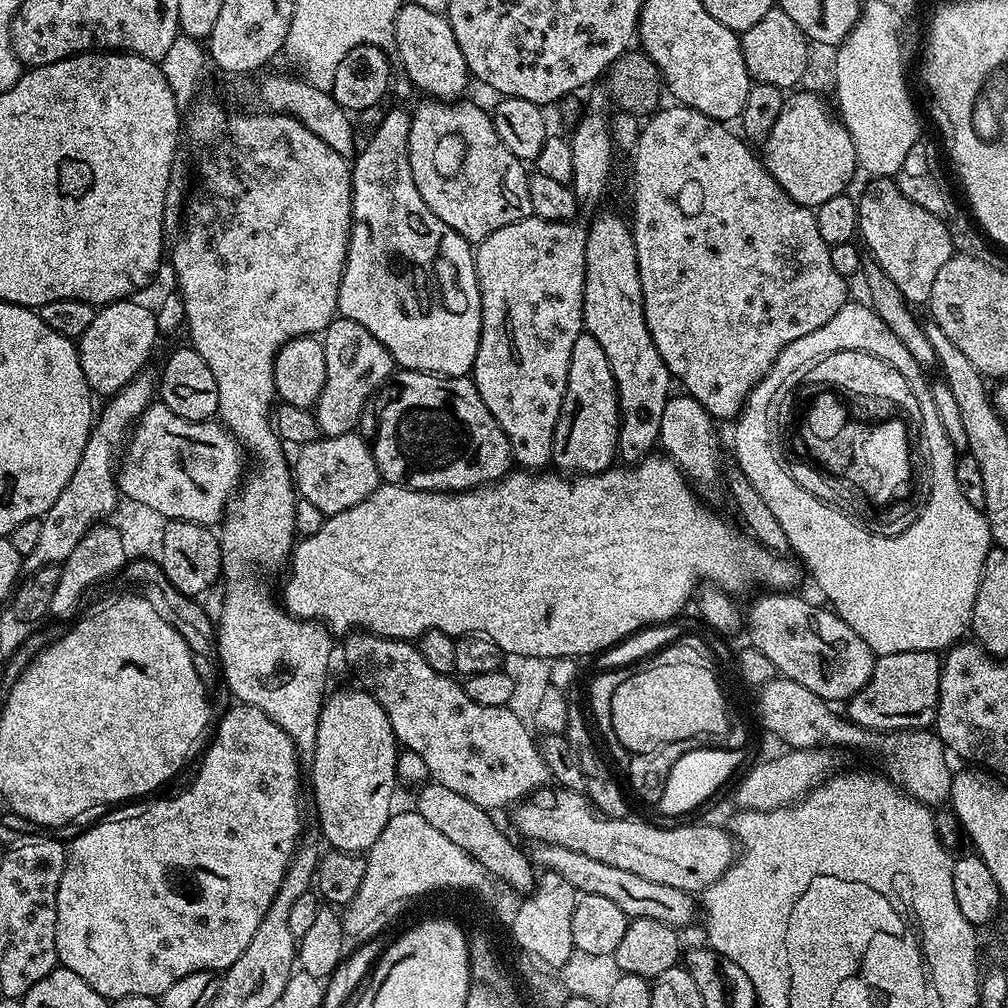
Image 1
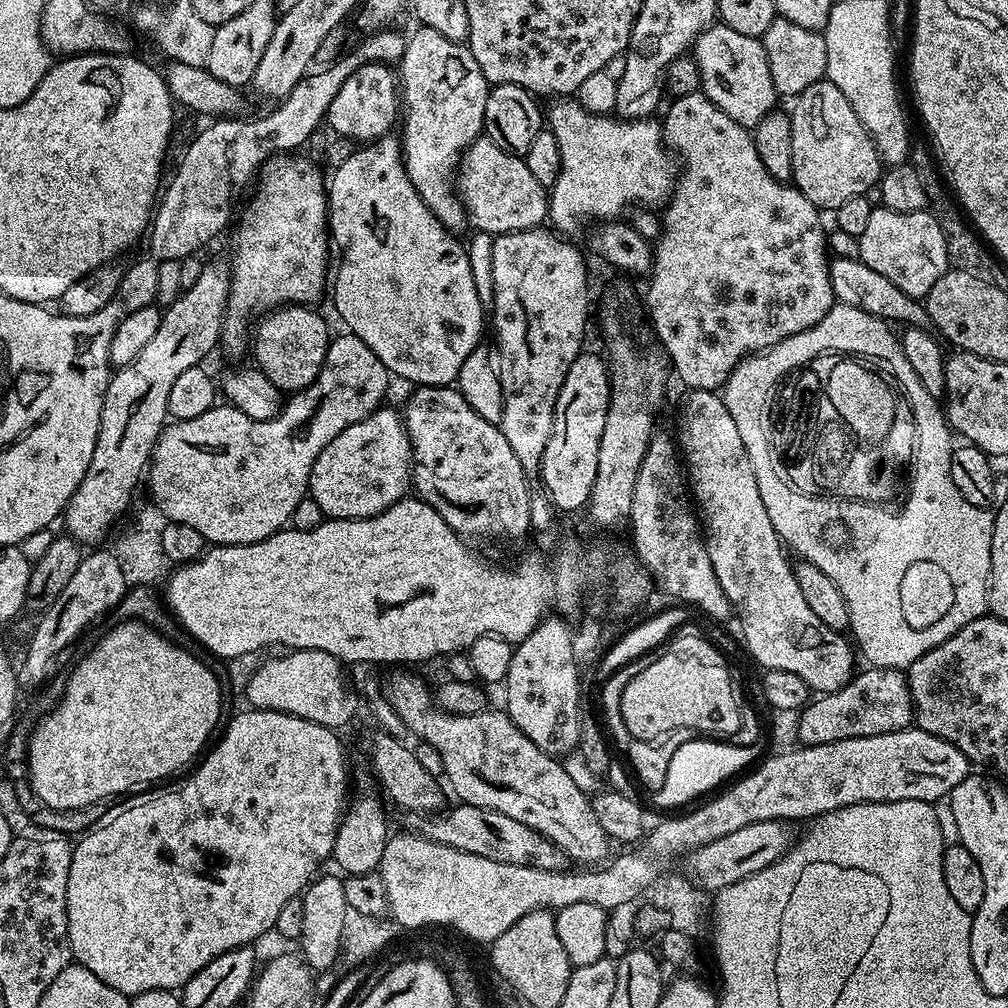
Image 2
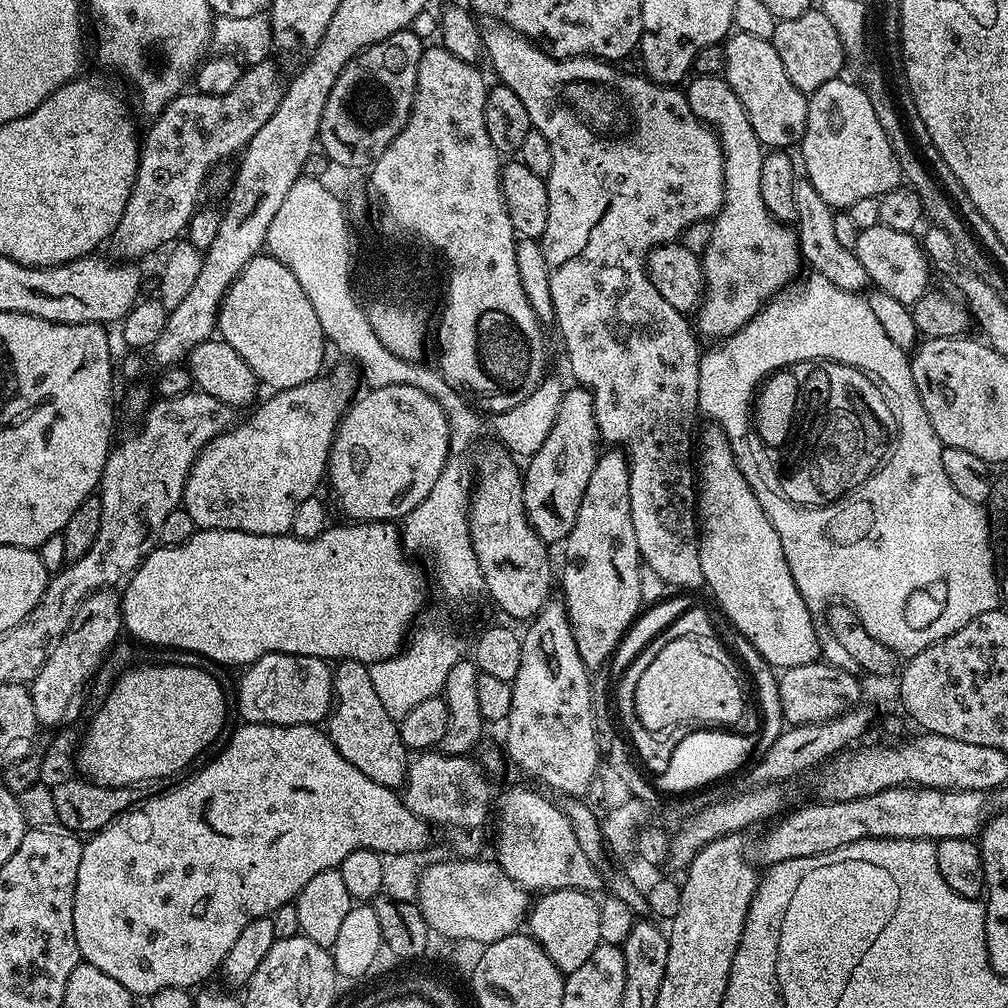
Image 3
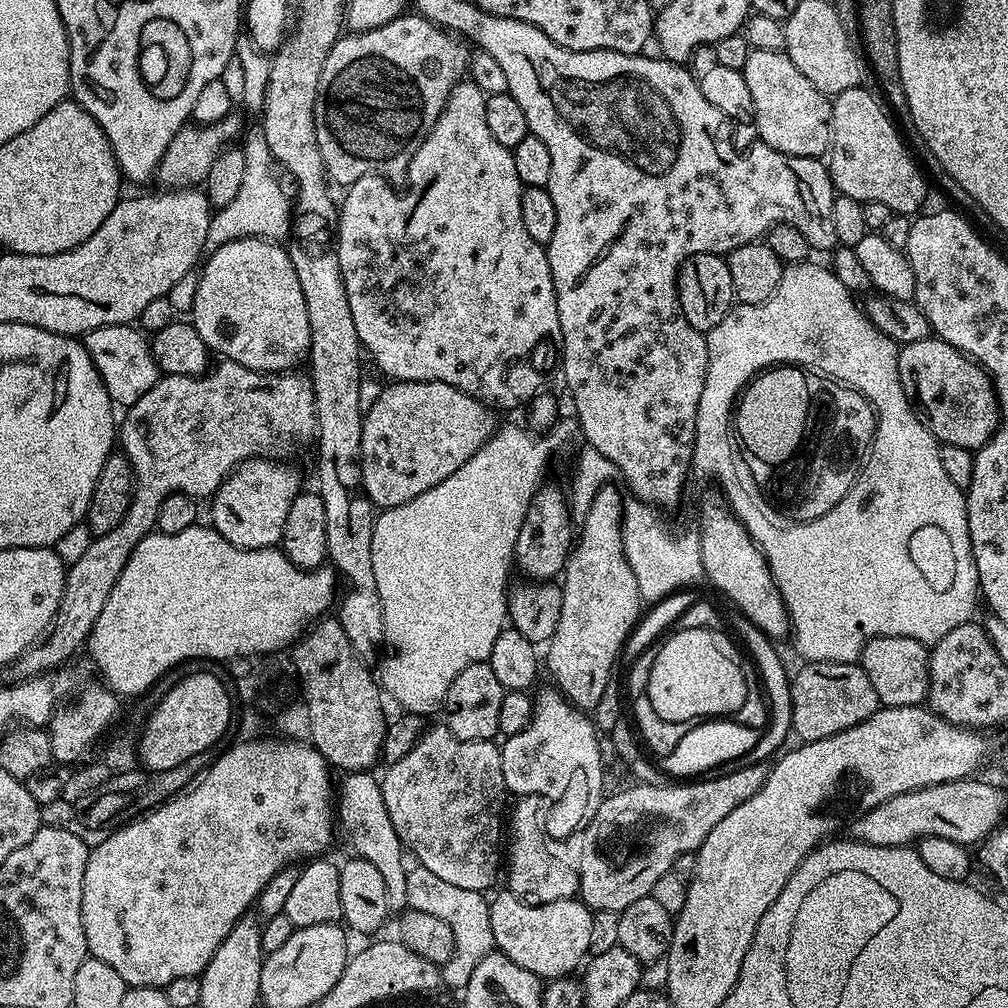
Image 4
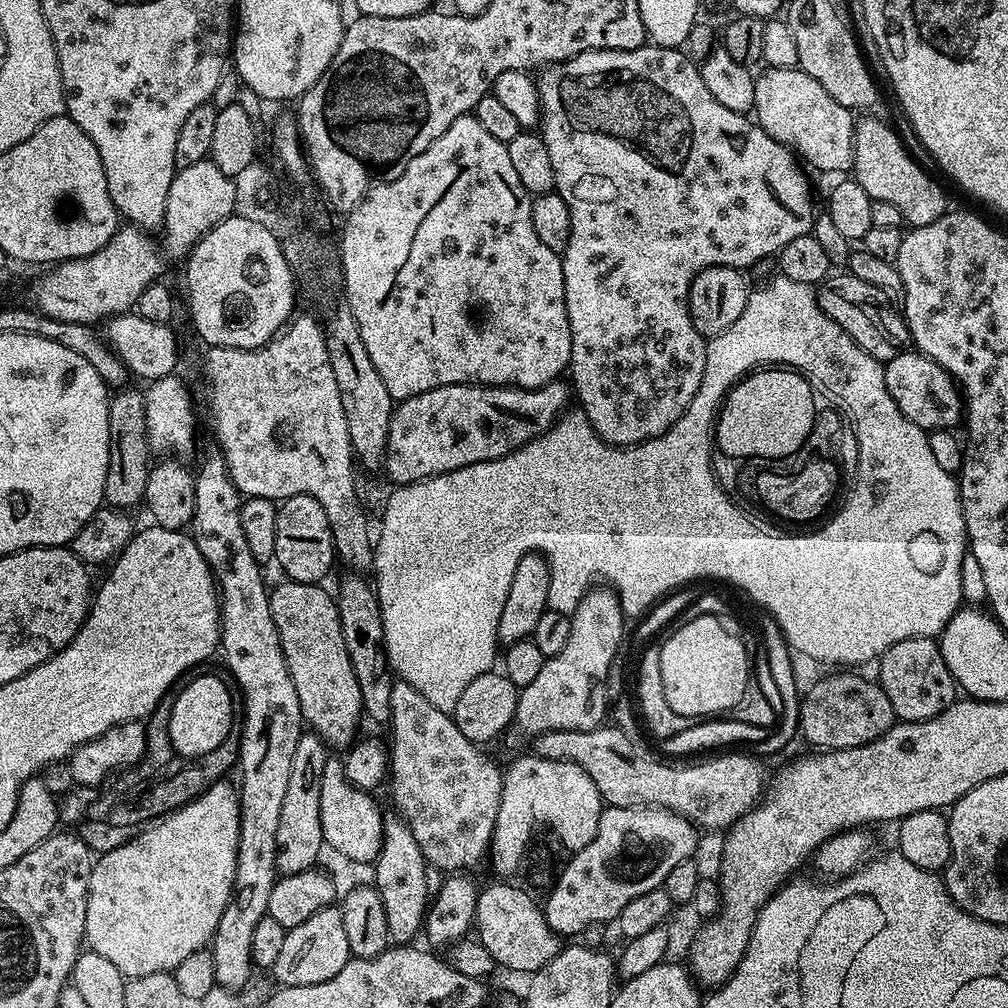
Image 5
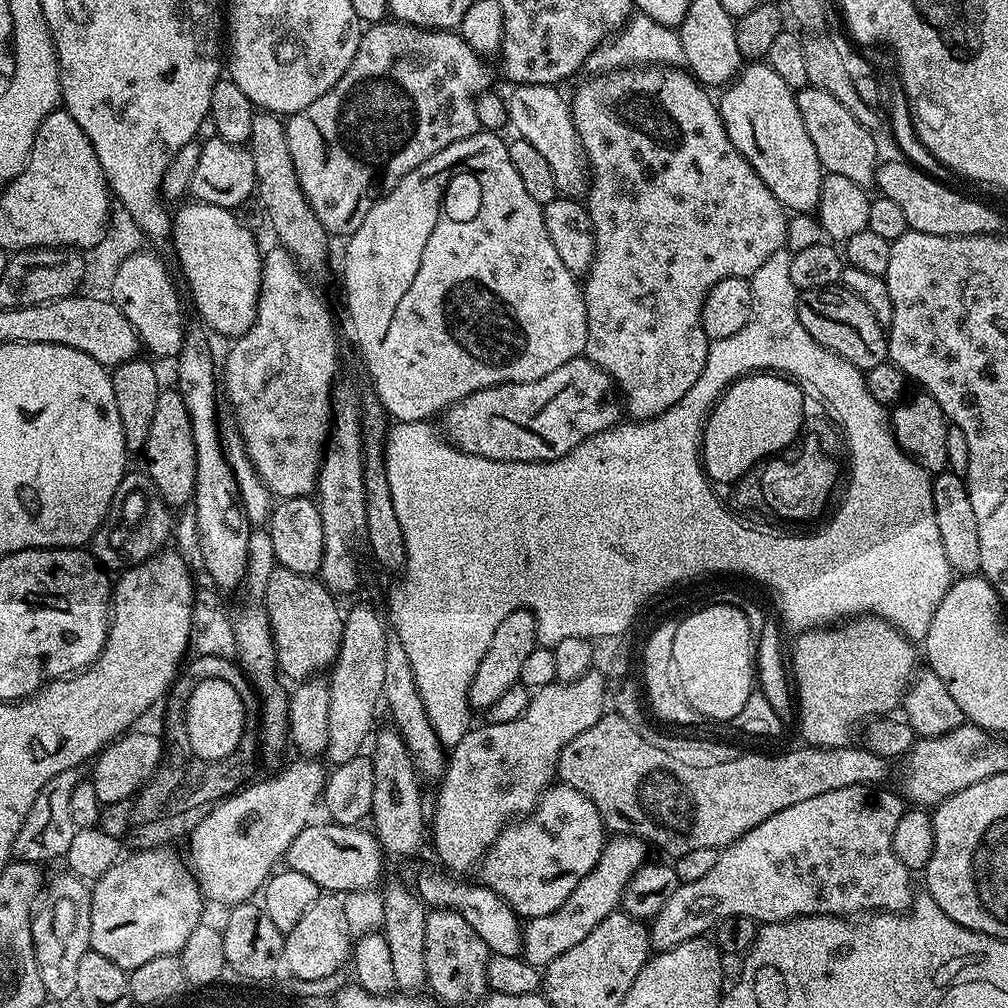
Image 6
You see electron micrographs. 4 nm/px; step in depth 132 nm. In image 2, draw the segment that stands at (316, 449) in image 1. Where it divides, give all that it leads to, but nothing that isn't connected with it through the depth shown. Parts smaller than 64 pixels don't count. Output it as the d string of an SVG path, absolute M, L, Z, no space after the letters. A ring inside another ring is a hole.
M381 406L364 420L346 426L314 462L308 491L333 520L361 520L382 514L409 495L412 447L399 411Z

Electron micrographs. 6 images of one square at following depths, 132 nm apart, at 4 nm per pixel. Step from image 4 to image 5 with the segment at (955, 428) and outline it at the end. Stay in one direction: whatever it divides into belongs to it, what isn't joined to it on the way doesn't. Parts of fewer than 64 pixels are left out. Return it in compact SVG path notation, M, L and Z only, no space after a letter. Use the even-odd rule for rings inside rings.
M906 350L884 364L886 390L898 402L898 410L925 430L952 430L962 420L962 393L950 373L938 362L915 350Z

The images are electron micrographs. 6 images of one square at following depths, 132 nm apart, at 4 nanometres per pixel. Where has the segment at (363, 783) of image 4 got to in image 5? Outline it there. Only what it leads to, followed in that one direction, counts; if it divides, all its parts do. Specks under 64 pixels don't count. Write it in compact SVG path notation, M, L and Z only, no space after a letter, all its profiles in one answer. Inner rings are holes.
M330 756L323 770L319 806L324 842L356 862L375 863L384 836L384 814L374 799L371 793L350 783L345 776L341 757Z

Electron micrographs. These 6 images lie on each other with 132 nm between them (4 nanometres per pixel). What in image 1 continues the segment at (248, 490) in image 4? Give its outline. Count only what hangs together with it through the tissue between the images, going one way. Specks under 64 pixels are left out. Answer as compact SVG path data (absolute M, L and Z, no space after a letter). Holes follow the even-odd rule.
M333 319L322 333L322 343L326 354L326 386L322 386L314 415L324 436L341 436L357 427L364 407L367 404L369 407L370 401L391 377L394 363L386 346L358 322ZM153 402L140 415L126 441L116 473L116 487L120 489L123 499L158 510L167 521L181 520L216 526L223 521L228 501L236 495L242 483L246 472L244 460L244 449L223 424L215 419L190 422L186 418L178 418L178 414L174 414L174 410L165 404Z

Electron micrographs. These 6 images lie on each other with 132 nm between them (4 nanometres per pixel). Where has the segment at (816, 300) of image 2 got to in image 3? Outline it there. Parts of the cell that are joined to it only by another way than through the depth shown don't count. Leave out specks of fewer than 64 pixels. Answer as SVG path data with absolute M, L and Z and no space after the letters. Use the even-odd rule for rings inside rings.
M693 75L687 84L686 95L690 110L698 119L714 129L717 138L720 139L720 148L724 151L724 201L710 221L712 233L708 236L708 245L705 246L704 252L702 251L704 295L694 313L695 331L701 337L704 335L708 340L716 340L712 342L723 342L742 326L746 326L746 322L750 322L759 314L769 300L779 296L801 275L800 238L789 225L771 216L766 210L766 202L762 202L762 186L758 186L758 178L762 178L765 149L758 134L754 134L754 126L750 126L746 106L738 102L738 94L730 90L723 75Z

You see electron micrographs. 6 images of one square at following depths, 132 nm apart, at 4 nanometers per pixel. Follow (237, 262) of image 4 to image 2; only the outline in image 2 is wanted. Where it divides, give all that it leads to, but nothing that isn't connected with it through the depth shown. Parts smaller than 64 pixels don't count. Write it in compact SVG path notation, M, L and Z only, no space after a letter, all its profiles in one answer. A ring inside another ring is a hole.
M312 306L277 308L267 313L259 321L261 324L256 328L256 341L252 344L252 352L256 355L256 360L254 360L255 367L264 372L266 378L270 378L270 382L274 382L274 386L280 388L281 393L303 392L305 388L309 388L314 383L322 370L324 359L326 358L326 350L330 343L330 335L328 336L327 322L315 312L316 310Z

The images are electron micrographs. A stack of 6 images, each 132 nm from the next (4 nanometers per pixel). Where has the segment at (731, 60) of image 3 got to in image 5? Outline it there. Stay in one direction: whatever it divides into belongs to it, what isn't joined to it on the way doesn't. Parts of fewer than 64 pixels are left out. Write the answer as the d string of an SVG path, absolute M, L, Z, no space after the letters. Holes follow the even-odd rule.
M798 66L790 70L765 67L763 71L764 73L756 76L754 86L755 123L763 128L766 135L773 136L779 144L791 149L801 161L809 160L818 171L840 172L836 174L851 173L856 125L850 109L842 106L842 102L834 102L834 98L830 98L830 94L826 94L826 89L819 82L814 82L814 78L810 78L810 74L806 74Z

